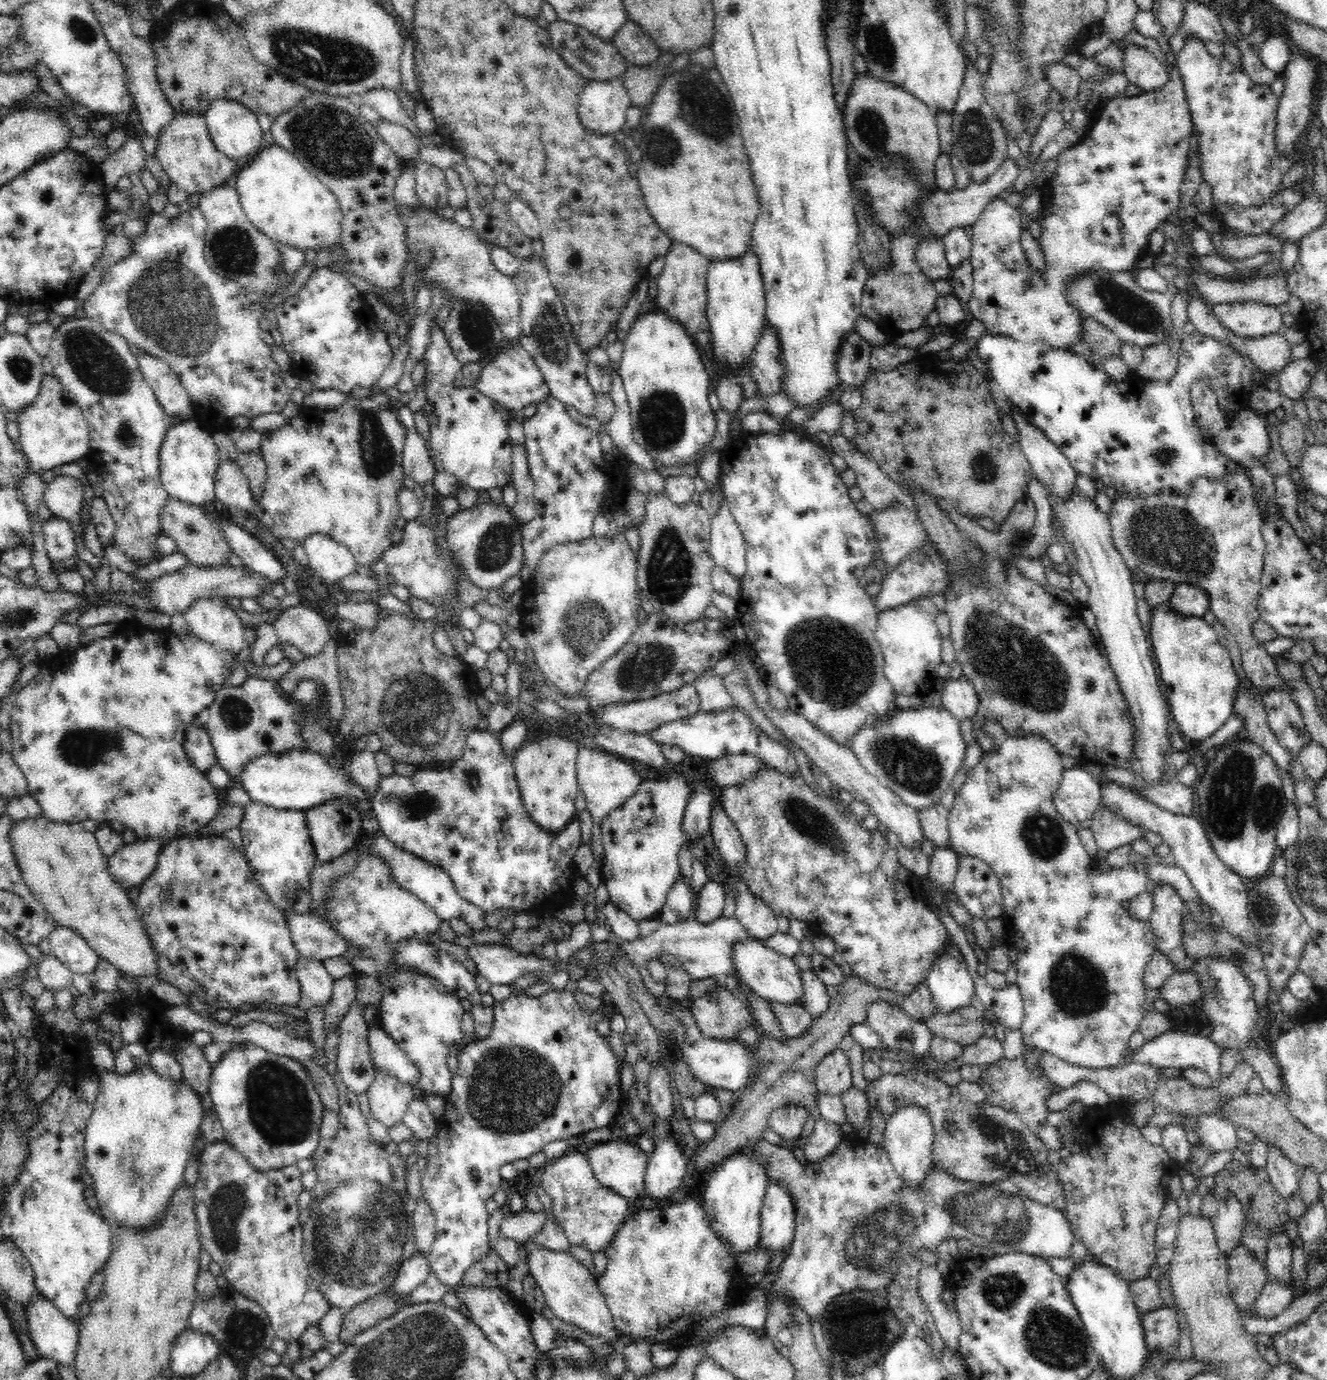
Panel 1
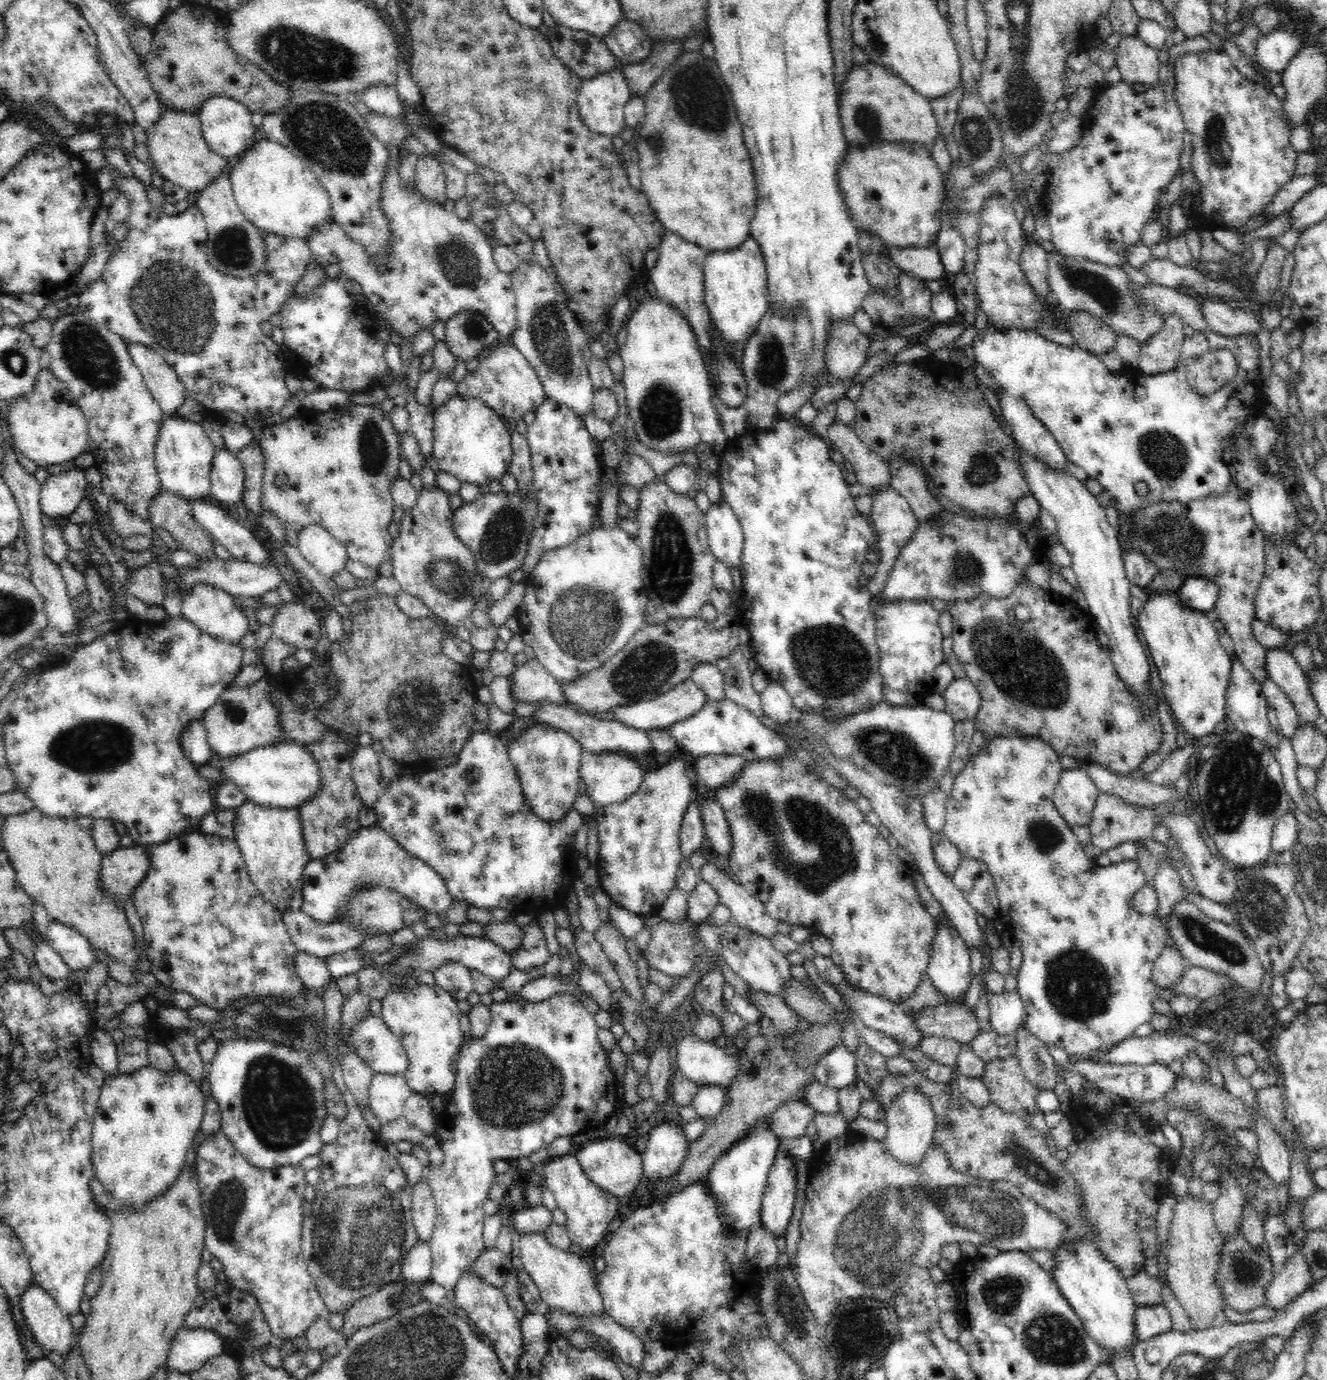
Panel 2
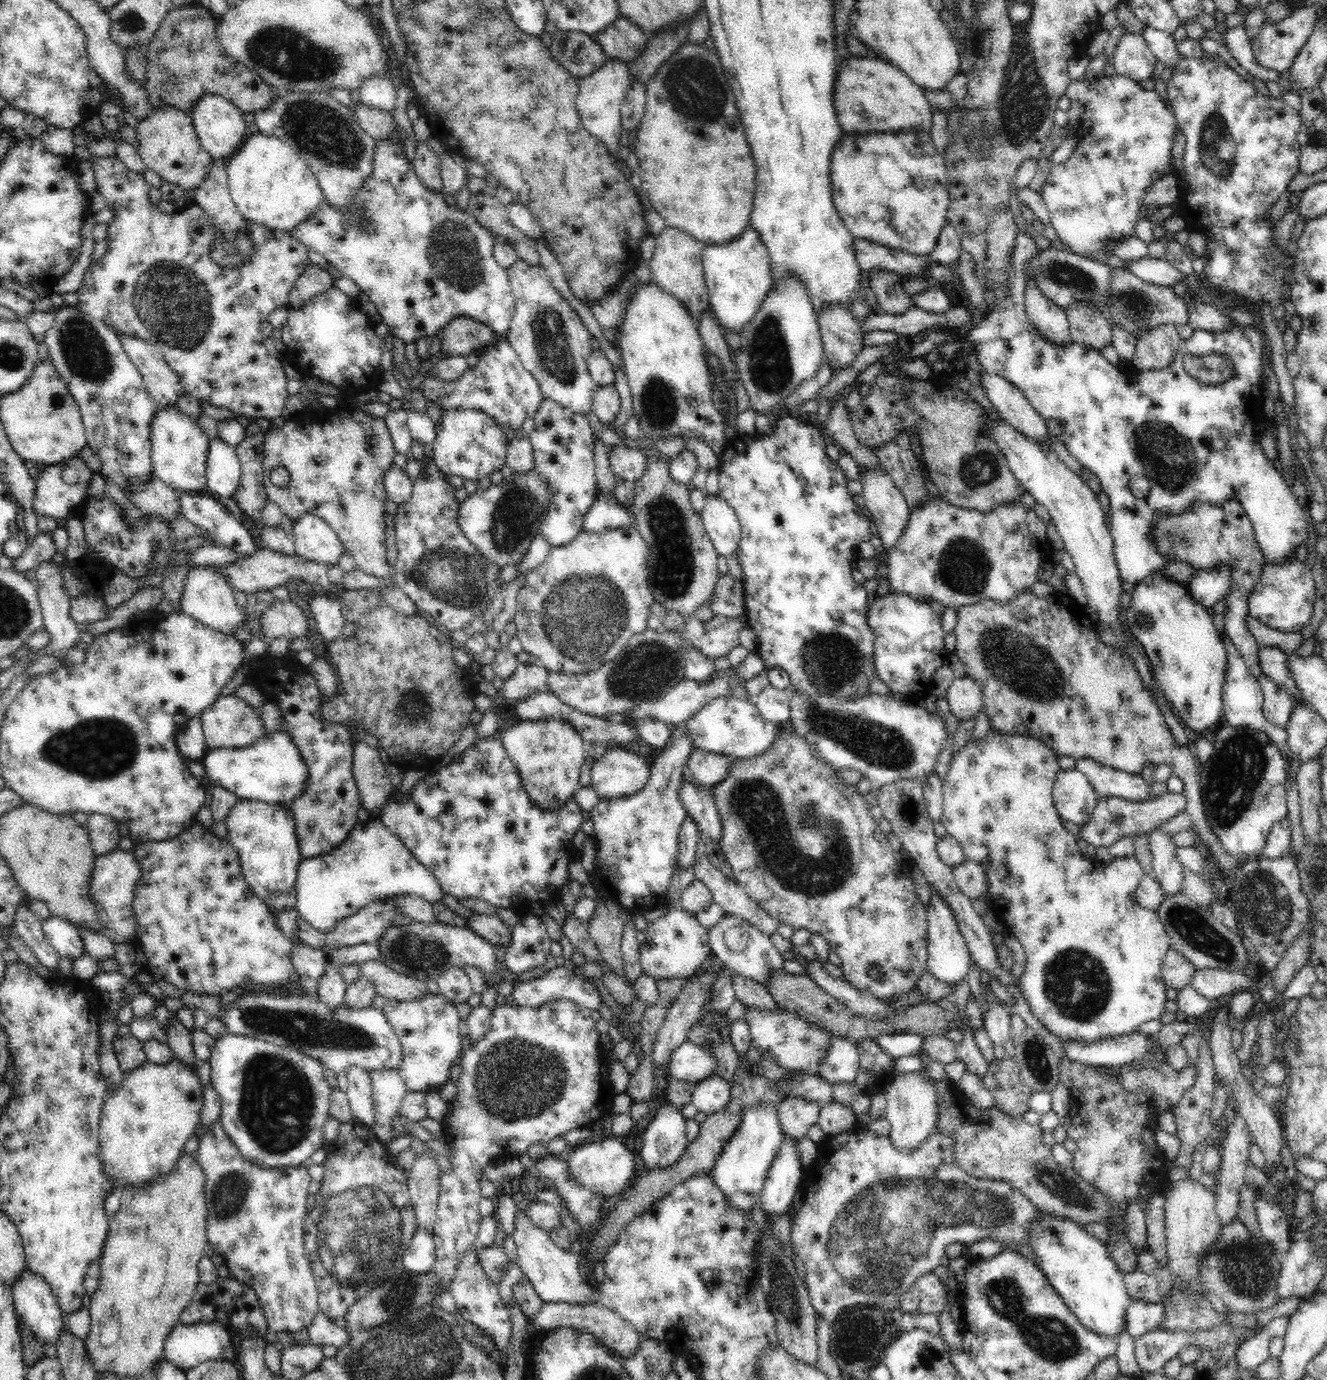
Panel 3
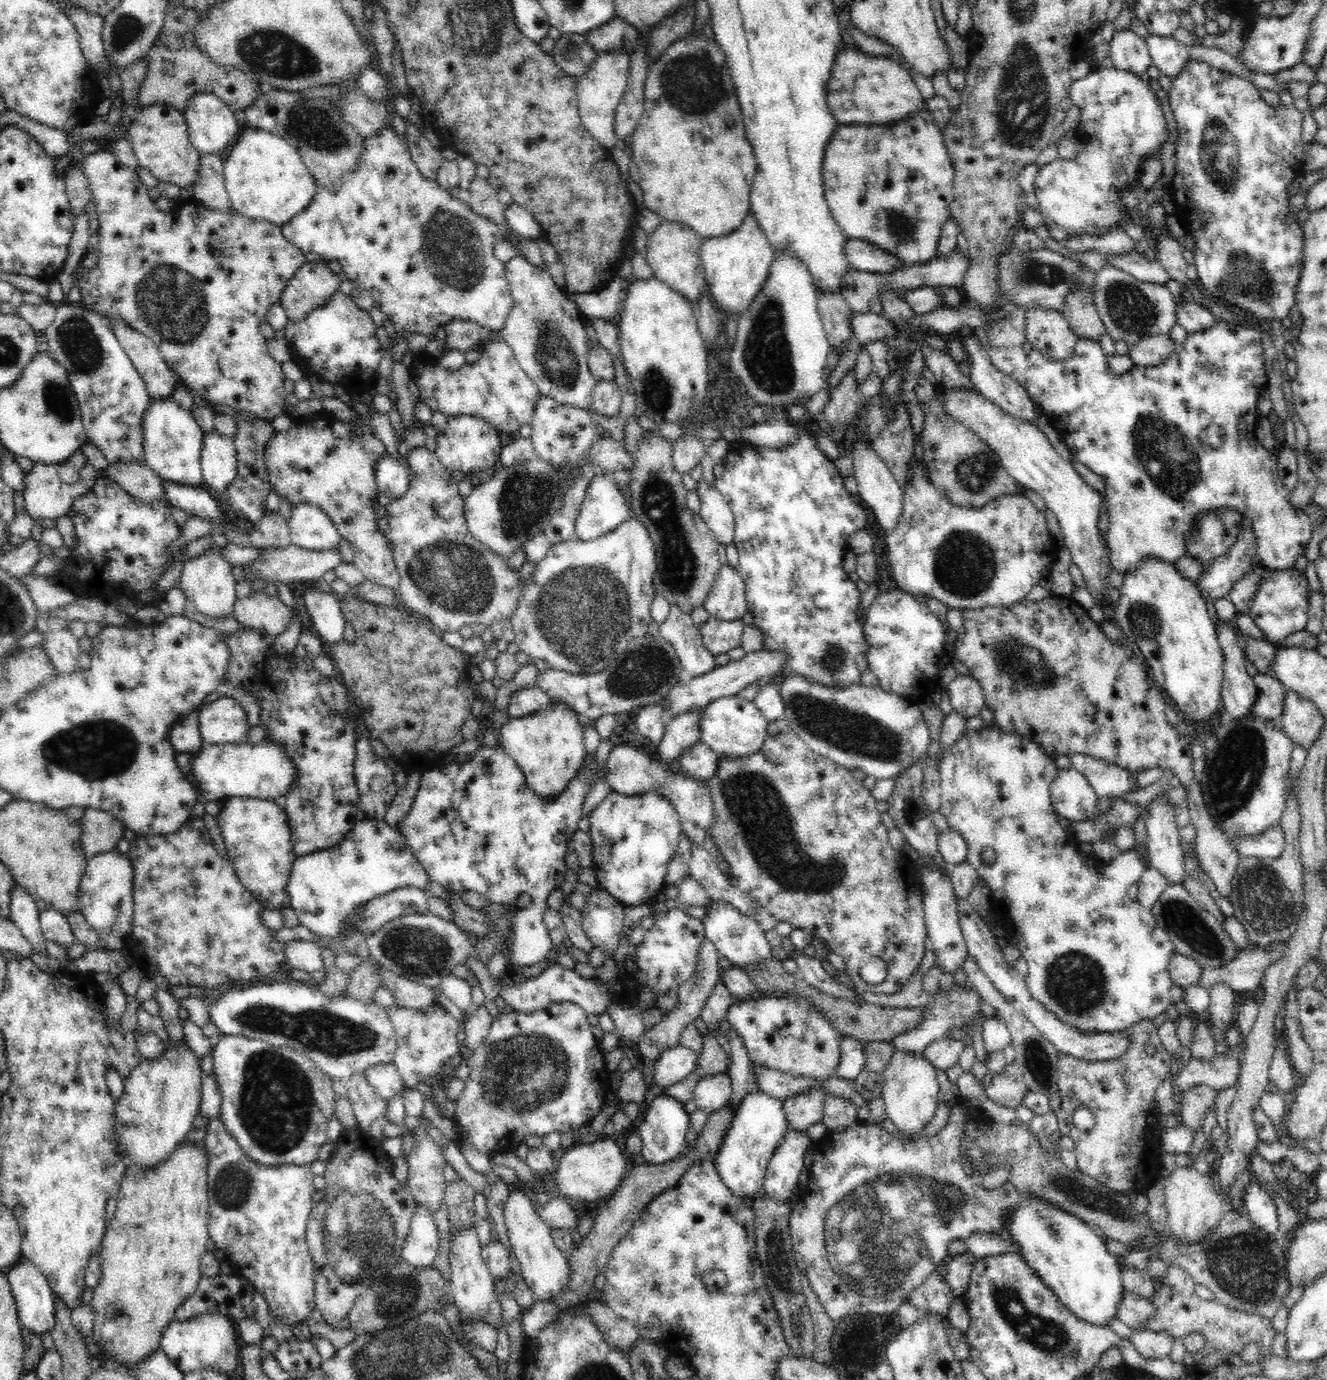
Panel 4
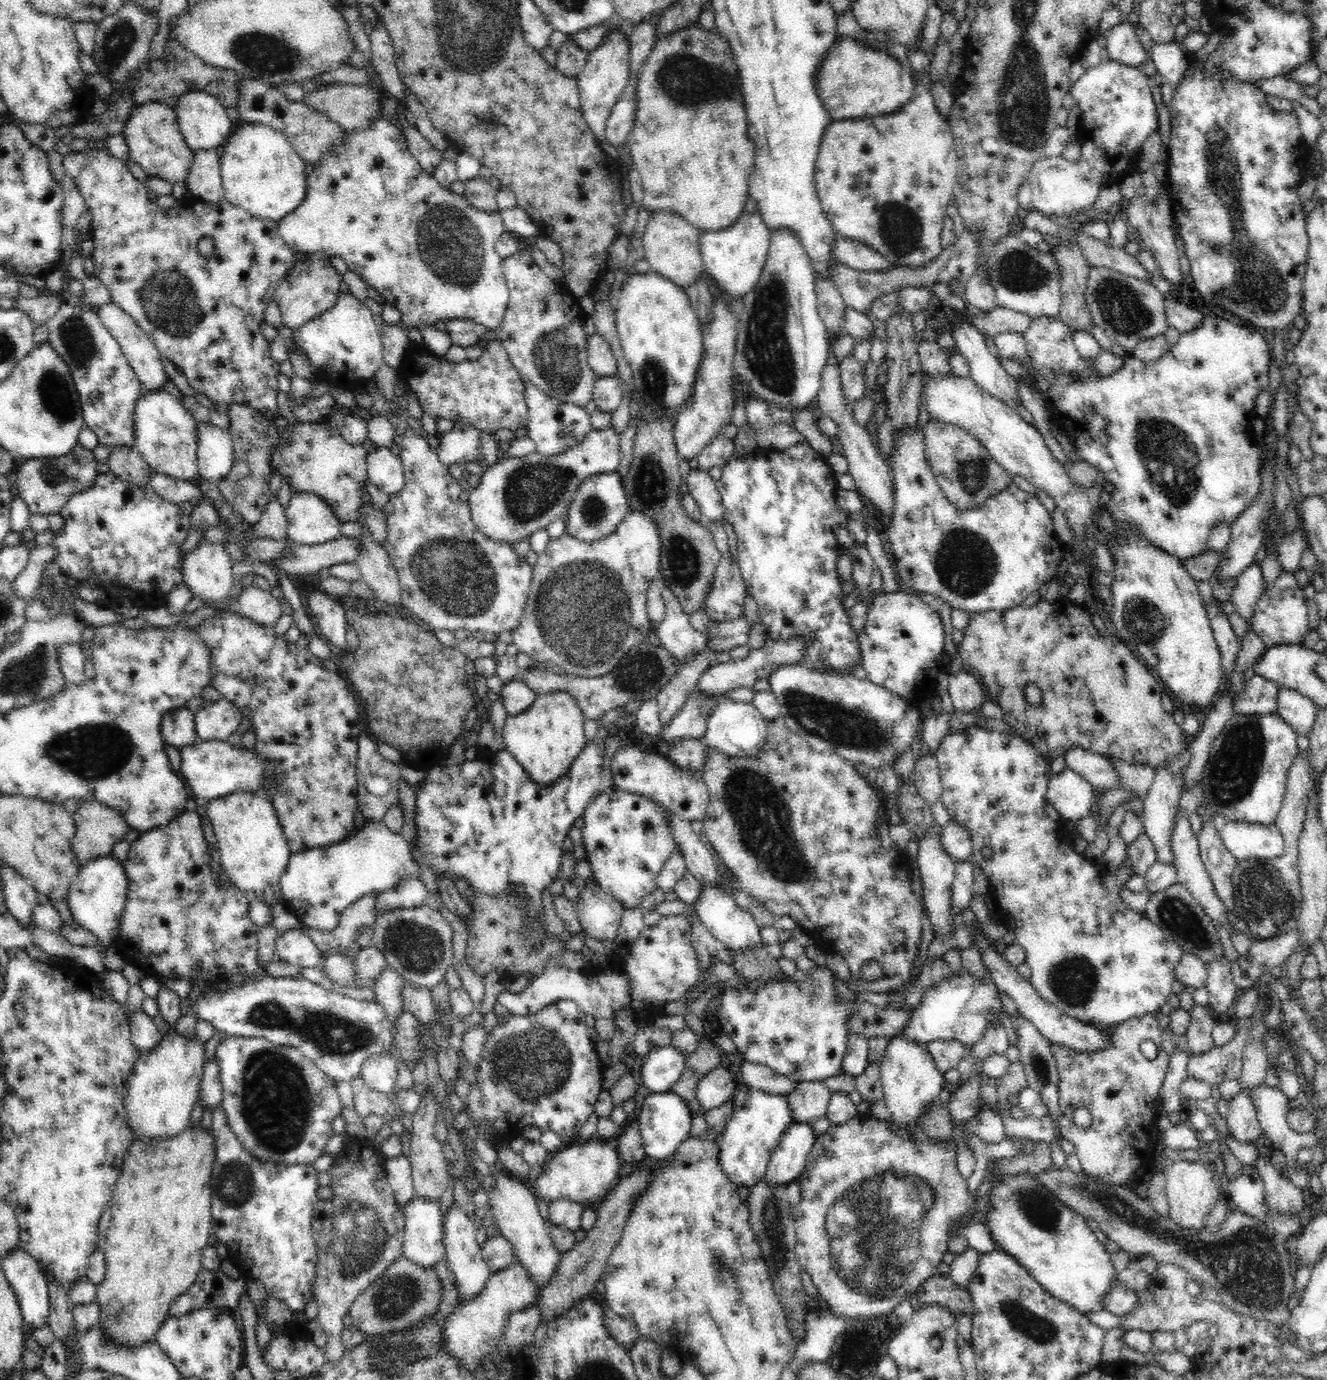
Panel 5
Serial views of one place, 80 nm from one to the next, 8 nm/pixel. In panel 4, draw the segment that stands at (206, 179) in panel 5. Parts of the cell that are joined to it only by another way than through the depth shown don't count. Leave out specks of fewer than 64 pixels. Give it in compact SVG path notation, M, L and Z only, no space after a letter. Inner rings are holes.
M203 154L200 158L199 178L192 184L193 201L200 202L208 209L230 214L232 208L224 176L224 157Z

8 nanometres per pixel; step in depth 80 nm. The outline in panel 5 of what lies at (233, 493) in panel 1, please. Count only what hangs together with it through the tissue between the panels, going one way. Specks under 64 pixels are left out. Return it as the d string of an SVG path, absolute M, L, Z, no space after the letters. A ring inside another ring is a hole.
M212 421L197 422L197 465L200 476L208 480L224 478L233 465L233 442L228 431L214 425Z

